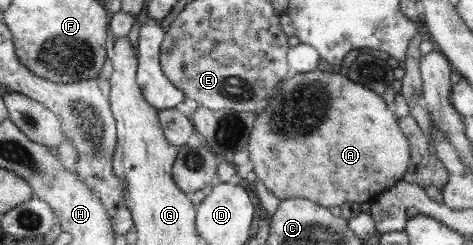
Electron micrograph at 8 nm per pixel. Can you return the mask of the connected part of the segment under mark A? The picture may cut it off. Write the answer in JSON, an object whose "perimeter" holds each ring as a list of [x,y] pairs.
{"perimeter":[[[312,71],[312,73],[304,73],[304,75],[302,73],[294,73],[292,76],[283,79],[282,83],[278,84],[278,87],[278,94],[276,92],[276,95],[271,95],[266,99],[267,103],[256,112],[246,151],[248,159],[253,163],[252,171],[255,173],[256,179],[262,181],[264,187],[271,191],[279,200],[302,197],[302,199],[313,200],[314,203],[321,204],[325,208],[336,207],[336,205],[339,206],[348,201],[360,204],[372,201],[374,195],[378,195],[380,191],[392,187],[404,177],[405,171],[409,167],[409,142],[404,139],[405,134],[402,135],[398,131],[396,117],[388,111],[388,107],[384,105],[384,101],[376,93],[360,87],[358,83],[352,83],[352,81],[342,77],[342,75],[336,75],[336,73],[328,75],[324,71]]]}

